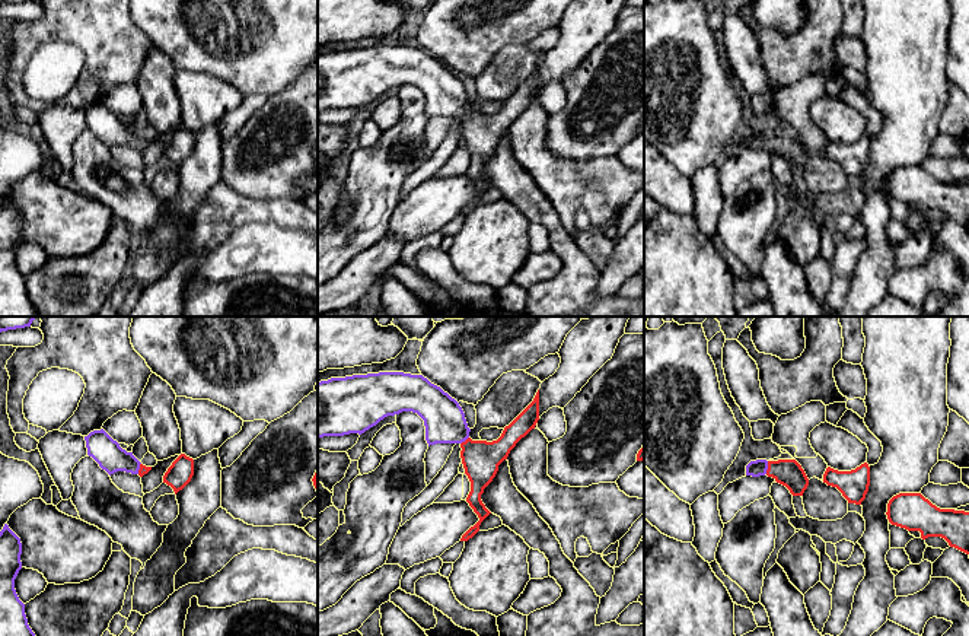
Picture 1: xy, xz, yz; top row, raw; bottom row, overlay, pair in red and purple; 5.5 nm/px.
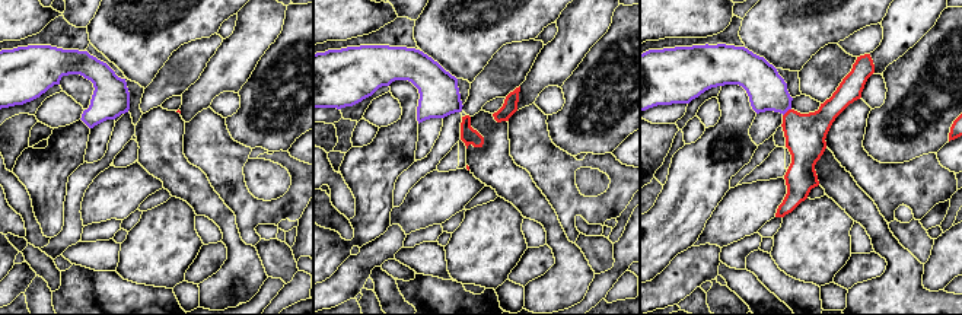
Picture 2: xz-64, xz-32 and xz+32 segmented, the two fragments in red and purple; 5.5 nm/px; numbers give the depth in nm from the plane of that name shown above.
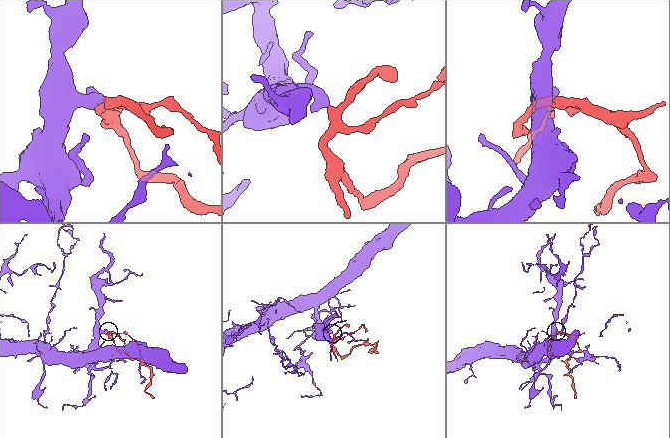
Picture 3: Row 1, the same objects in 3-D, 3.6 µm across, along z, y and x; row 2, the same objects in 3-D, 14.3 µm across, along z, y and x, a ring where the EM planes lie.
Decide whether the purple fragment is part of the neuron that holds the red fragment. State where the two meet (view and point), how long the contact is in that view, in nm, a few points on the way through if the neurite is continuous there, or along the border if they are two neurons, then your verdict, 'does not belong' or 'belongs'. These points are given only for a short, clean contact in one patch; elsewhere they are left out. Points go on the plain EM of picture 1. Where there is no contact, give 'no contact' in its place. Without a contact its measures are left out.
yz (768, 140) | 70 nm | across yz (789, 146), (768, 140), (755, 142) | belongs

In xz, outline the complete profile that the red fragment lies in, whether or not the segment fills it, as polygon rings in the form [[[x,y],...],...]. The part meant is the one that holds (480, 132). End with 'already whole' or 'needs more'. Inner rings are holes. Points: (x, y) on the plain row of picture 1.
[[[379,45],[331,51],[318,55],[318,112],[364,106],[388,89],[417,86],[425,99],[425,114],[459,117],[465,147],[471,155],[466,175],[479,194],[460,212],[468,214],[491,187],[481,174],[498,139],[507,133],[516,117],[535,102],[539,93],[539,63],[533,74],[504,101],[497,114],[472,114],[459,76],[423,48]]]; needs more

